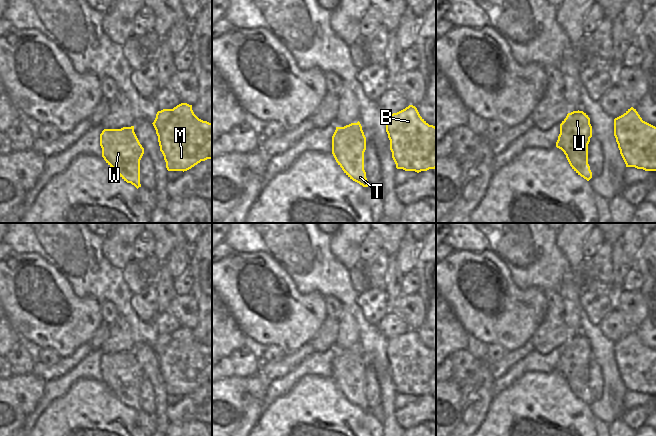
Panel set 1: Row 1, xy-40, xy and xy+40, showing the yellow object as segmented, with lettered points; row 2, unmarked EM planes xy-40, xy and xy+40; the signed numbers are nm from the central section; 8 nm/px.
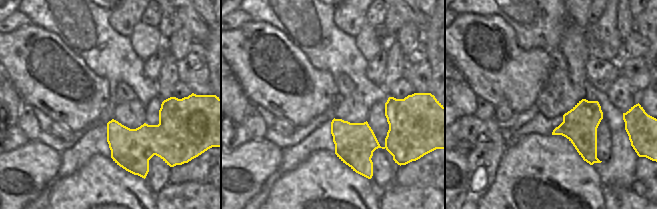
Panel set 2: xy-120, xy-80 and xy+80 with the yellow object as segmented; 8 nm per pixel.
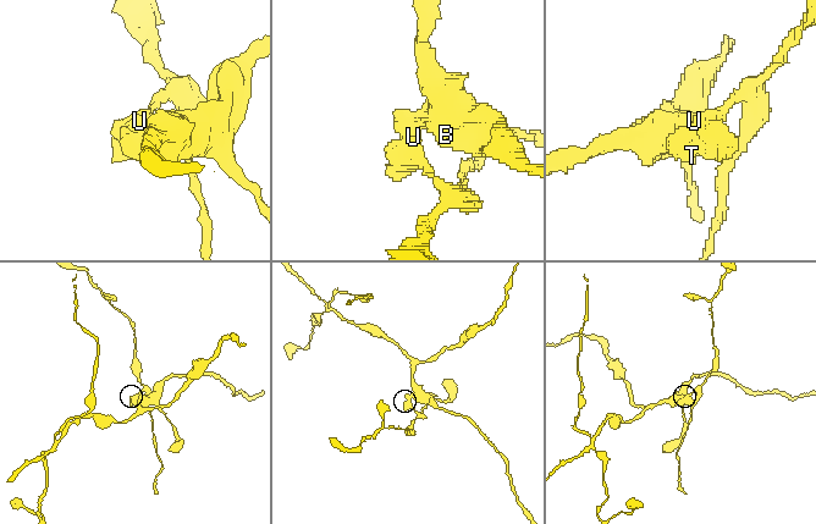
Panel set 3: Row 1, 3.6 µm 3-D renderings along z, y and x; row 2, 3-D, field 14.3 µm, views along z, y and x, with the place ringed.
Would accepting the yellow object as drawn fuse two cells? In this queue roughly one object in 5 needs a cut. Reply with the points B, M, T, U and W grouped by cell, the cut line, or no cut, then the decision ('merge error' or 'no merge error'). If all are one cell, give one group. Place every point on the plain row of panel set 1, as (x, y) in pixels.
B M T W / U | xy+40 (566, 378), (578, 377), (587, 383) | merge error

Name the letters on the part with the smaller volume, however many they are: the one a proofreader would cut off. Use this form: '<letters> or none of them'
U

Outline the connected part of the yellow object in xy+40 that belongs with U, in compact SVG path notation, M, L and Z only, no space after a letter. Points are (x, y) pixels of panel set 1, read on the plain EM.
M583 335L568 337L560 348L560 358L556 371L565 379L579 377L583 383L588 383L588 368L592 361L590 342Z

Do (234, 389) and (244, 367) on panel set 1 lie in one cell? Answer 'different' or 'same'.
different

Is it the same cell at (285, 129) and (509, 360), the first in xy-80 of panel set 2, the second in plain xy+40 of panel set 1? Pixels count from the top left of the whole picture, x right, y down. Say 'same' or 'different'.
different

